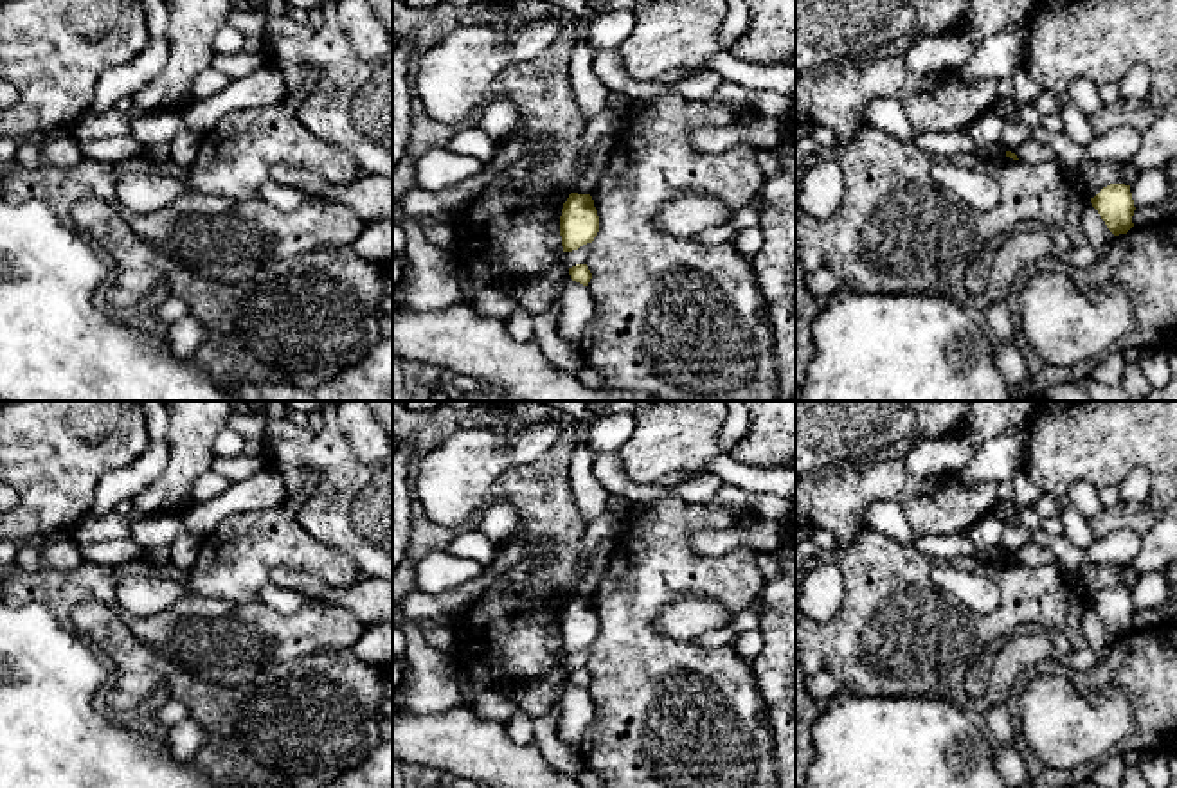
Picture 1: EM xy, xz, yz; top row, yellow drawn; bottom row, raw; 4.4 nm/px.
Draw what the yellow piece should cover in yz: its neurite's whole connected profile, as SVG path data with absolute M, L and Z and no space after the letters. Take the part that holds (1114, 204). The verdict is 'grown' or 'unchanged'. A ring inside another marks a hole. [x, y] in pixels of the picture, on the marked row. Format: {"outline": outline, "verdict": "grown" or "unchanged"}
{"outline": "M1110 184L1091 198L1091 203L1114 236L1127 234L1134 227L1136 207L1130 185Z", "verdict": "unchanged"}

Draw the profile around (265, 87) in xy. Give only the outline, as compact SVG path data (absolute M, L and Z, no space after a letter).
M265 63L248 76L230 79L220 94L193 101L180 117L187 130L203 137L221 117L247 108L272 106L281 103L286 94L283 74L270 63Z

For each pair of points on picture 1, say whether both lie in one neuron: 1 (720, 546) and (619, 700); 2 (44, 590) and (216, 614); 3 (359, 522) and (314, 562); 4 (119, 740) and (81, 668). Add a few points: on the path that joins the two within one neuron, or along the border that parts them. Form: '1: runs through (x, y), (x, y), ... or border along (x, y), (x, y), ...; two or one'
1: border along (688, 535), (706, 555), (756, 551); two
2: runs through (87, 590), (99, 590), (137, 625), (173, 625); one
3: border along (297, 520), (314, 537), (342, 551), (360, 569); two
4: runs through (99, 727), (81, 709), (81, 688); one

